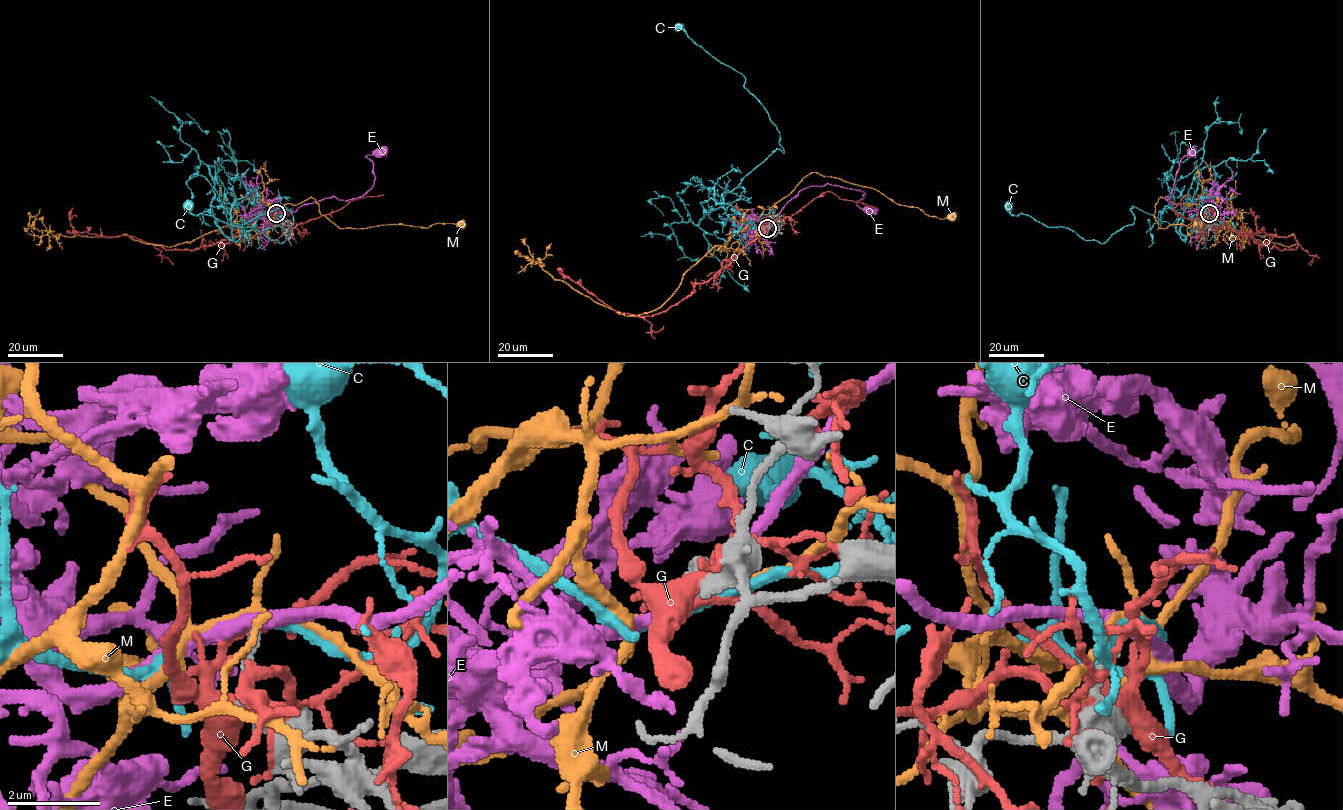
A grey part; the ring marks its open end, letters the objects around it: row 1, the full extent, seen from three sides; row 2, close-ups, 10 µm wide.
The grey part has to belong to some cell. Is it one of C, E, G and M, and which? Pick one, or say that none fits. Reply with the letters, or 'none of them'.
none of them

